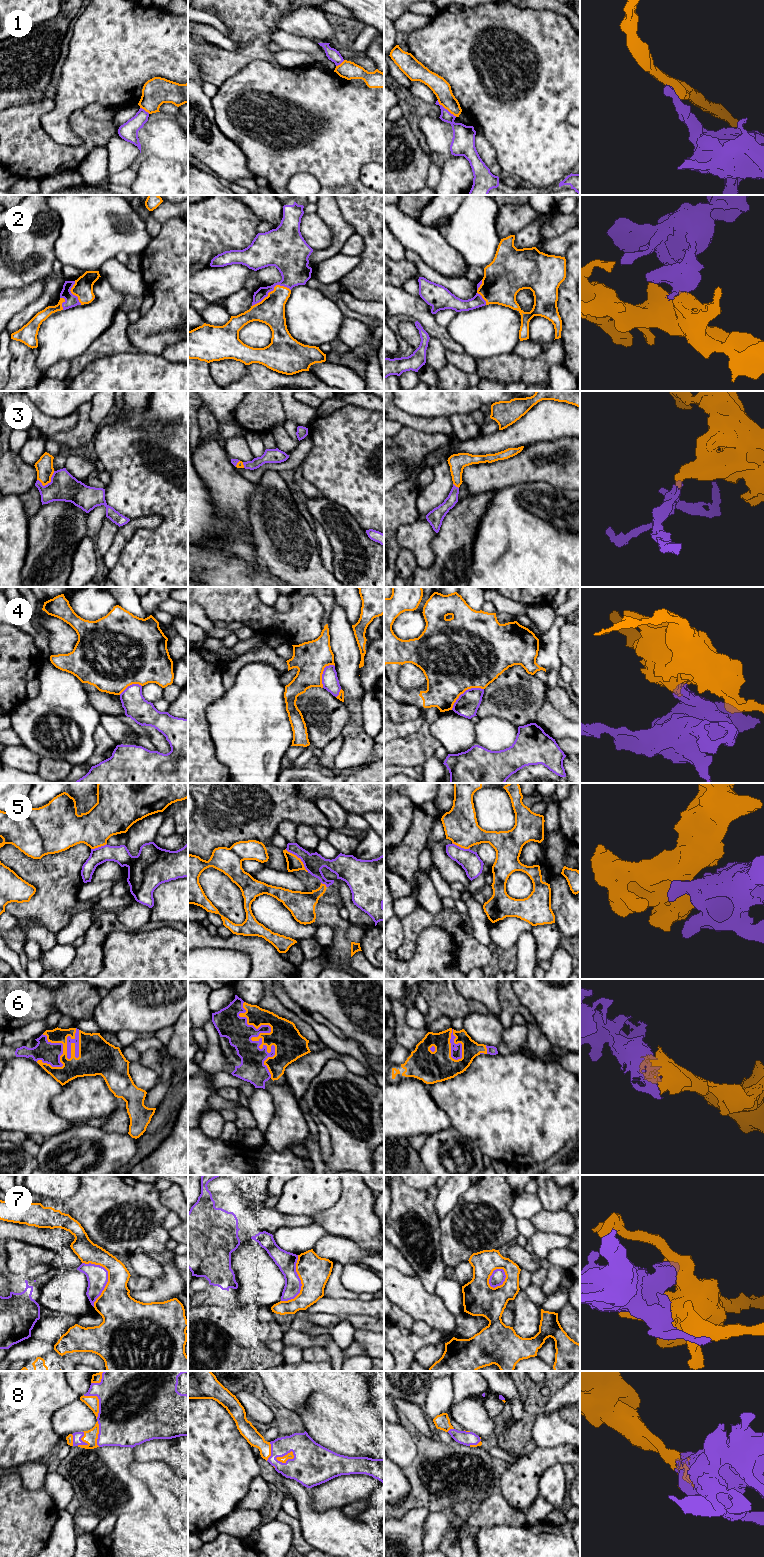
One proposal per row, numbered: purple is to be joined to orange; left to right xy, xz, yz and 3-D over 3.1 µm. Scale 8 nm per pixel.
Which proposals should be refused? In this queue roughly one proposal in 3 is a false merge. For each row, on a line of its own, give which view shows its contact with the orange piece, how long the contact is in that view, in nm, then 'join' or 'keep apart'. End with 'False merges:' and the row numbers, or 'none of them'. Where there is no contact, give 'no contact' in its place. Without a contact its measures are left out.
1: contact in yz; length 200 nm; keep apart
2: contact in xz; length 340 nm; join
3: contact in xy; length 160 nm; join
4: contact in yz; length 320 nm; keep apart
5: contact in xz; length 260 nm; keep apart
6: contact in xz; length 650 nm; join
7: contact in xy; length 380 nm; keep apart
8: contact in xz; length 160 nm; join
False merges: 1, 4, 5, 7

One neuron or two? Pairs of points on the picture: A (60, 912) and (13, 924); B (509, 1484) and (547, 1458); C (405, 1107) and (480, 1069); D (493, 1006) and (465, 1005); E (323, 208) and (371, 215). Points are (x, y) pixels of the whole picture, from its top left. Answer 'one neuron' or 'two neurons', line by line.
A: two neurons
B: one neuron
C: two neurons
D: two neurons
E: two neurons

